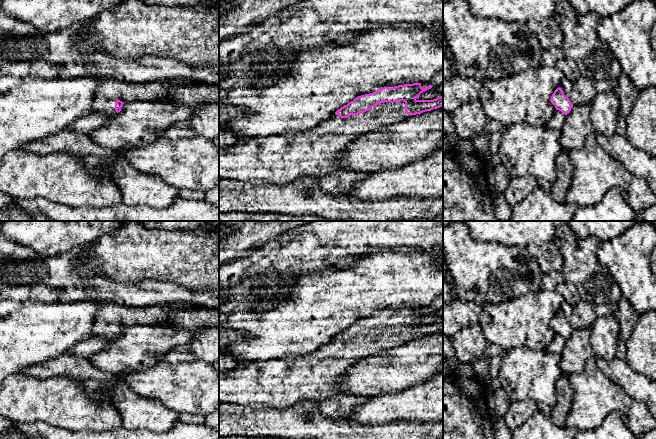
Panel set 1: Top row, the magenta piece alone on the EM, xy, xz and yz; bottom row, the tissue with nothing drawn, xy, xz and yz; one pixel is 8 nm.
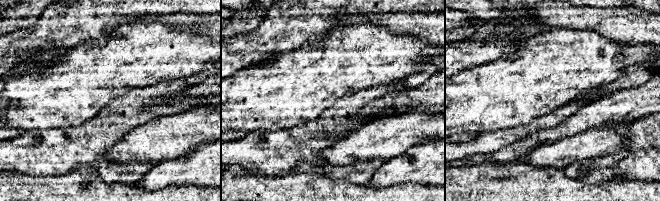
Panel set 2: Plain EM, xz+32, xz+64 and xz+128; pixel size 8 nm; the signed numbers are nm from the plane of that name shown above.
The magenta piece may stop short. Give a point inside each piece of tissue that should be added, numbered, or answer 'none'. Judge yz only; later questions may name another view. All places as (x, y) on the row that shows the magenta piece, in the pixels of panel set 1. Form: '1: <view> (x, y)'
1: yz (583, 90)

